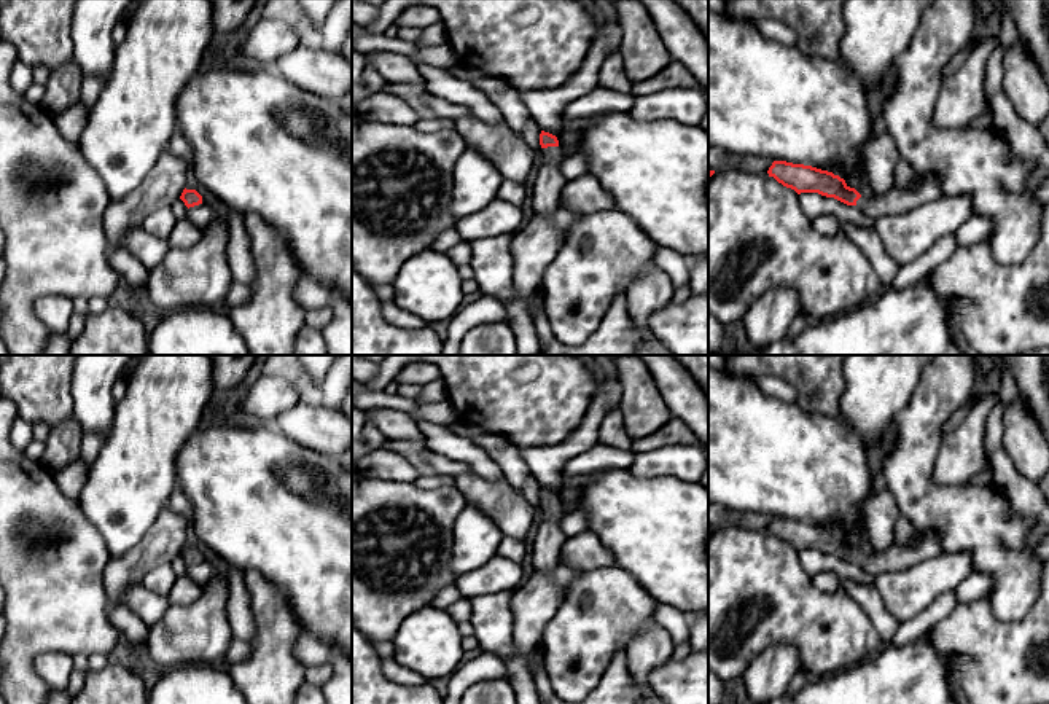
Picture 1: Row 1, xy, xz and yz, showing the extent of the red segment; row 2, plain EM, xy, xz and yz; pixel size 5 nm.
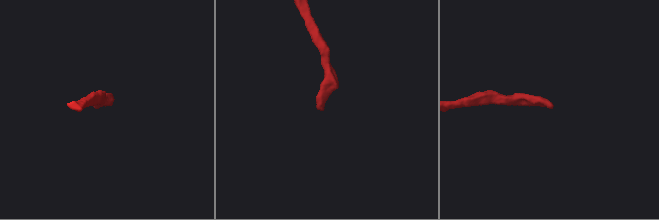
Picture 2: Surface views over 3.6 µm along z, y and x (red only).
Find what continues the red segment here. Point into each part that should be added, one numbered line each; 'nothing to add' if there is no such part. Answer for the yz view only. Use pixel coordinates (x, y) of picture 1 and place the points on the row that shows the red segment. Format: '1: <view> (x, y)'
1: yz (895, 201)

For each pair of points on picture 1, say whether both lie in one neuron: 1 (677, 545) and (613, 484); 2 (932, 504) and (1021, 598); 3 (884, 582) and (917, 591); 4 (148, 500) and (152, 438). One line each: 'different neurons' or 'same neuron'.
1: same neuron
2: same neuron
3: same neuron
4: same neuron

